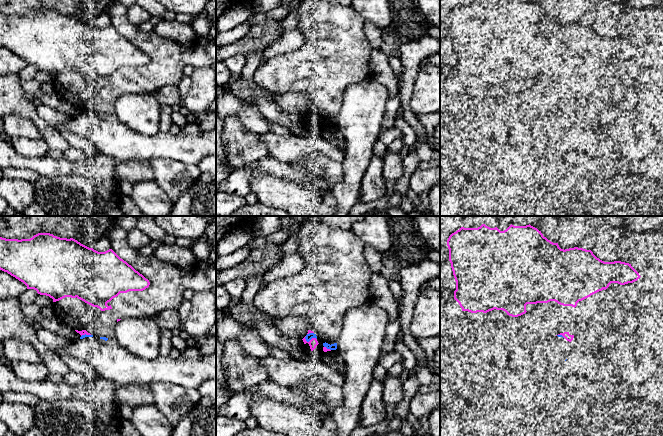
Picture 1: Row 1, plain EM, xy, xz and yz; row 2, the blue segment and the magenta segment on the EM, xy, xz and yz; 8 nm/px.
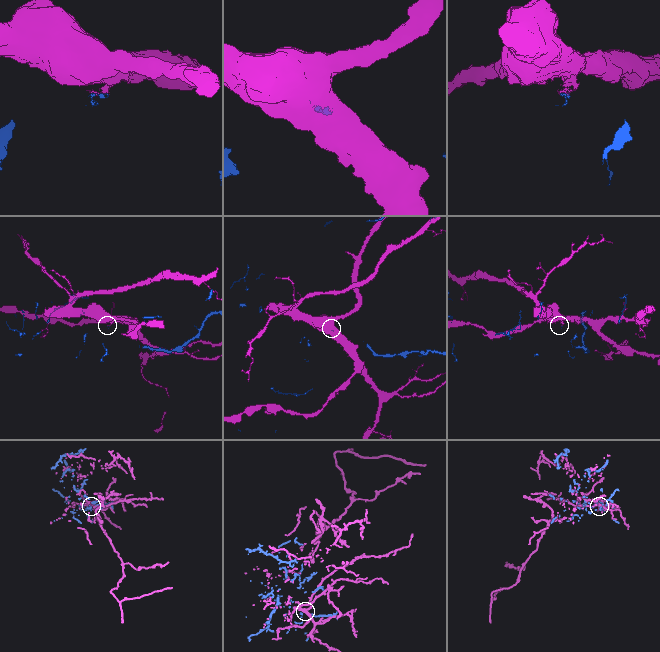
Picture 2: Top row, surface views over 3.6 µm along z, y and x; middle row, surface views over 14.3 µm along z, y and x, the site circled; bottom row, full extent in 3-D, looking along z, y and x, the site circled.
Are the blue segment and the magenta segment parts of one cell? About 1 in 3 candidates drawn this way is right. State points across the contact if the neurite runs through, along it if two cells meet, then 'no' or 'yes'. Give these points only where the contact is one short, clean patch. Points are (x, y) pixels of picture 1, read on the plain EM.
no

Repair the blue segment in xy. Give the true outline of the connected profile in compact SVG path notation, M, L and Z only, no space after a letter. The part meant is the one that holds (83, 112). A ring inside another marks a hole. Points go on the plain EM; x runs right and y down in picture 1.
M82 111L68 123L53 127L54 130L63 134L64 132L75 133L91 141L96 151L114 158L116 161L123 160L153 160L155 158L166 158L186 164L195 164L205 156L216 154L216 128L202 134L189 134L183 131L172 134L170 132L159 132L156 135L144 135L137 133L123 124L115 113L96 113L93 111Z

